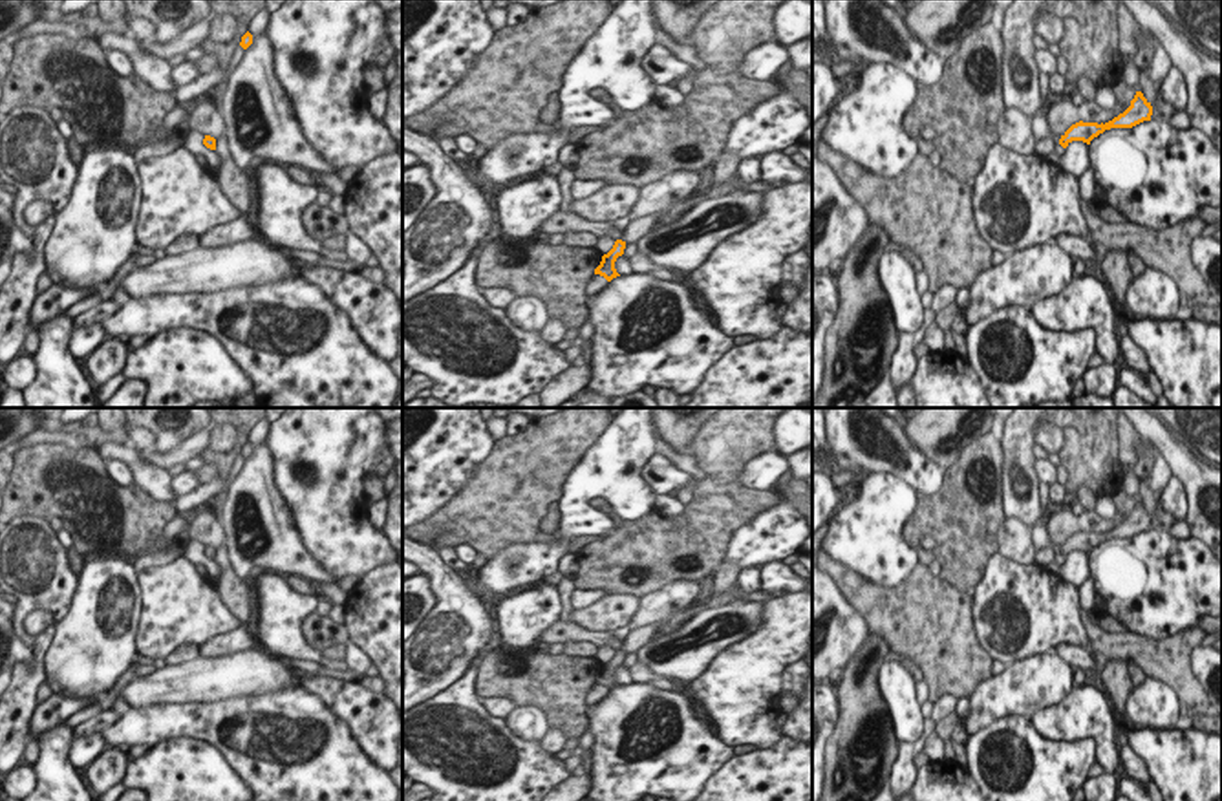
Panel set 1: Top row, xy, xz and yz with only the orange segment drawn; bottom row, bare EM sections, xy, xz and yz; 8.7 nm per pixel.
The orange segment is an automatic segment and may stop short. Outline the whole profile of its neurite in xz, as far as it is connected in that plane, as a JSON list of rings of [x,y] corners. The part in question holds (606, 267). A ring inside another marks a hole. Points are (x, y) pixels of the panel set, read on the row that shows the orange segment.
[[[554,212],[549,219],[543,221],[543,232],[554,234],[554,232],[593,232],[596,236],[609,234],[615,240],[613,249],[602,256],[600,265],[595,269],[595,274],[604,276],[607,282],[620,276],[615,269],[615,262],[618,256],[624,254],[626,241],[620,240],[622,230],[616,230],[611,221],[589,221],[584,219],[573,212]]]

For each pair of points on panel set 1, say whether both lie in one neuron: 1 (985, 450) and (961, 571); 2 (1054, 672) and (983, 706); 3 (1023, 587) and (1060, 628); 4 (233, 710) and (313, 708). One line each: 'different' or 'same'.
1: same
2: same
3: same
4: same

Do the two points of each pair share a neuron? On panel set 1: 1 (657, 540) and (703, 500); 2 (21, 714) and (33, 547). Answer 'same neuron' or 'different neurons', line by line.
1: same neuron
2: same neuron

